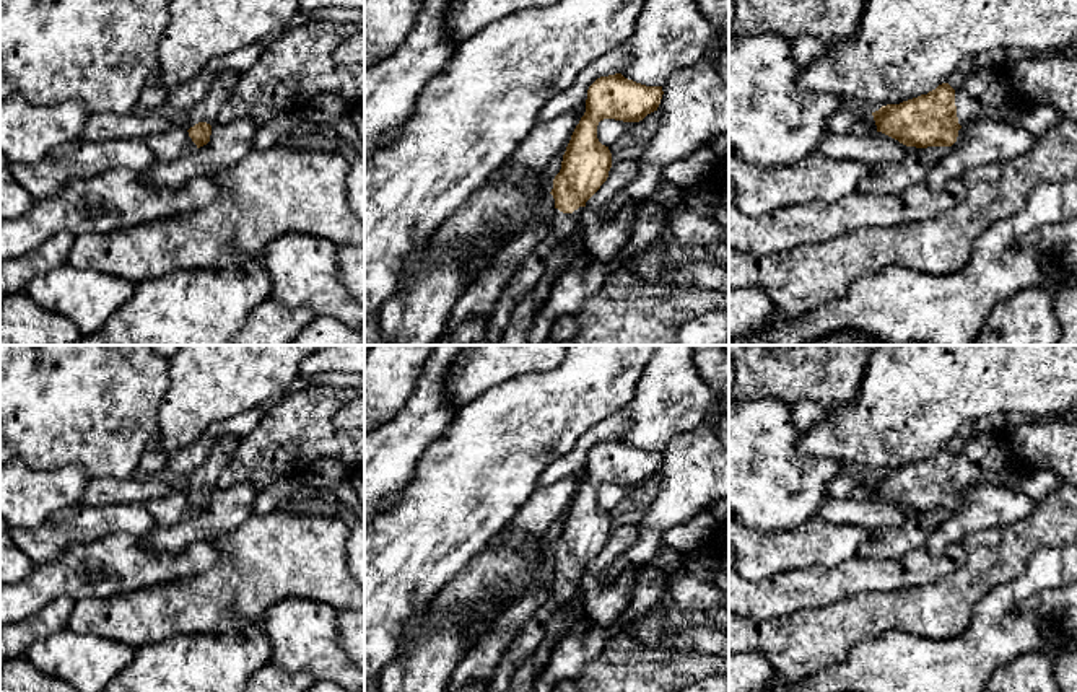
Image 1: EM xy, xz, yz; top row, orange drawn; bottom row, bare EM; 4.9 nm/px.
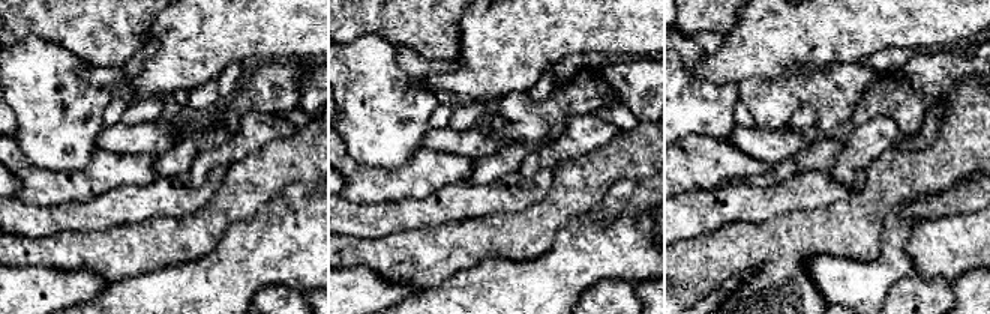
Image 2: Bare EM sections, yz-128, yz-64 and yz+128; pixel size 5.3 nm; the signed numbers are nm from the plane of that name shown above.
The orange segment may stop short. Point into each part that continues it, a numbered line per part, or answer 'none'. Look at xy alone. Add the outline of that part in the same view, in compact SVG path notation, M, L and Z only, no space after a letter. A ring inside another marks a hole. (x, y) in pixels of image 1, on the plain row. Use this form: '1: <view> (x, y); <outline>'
1: xy (207, 474); M231 435L220 436L215 441L205 461L189 475L189 493L198 487L207 487L211 492L218 488L220 475L229 464L238 441L239 438Z

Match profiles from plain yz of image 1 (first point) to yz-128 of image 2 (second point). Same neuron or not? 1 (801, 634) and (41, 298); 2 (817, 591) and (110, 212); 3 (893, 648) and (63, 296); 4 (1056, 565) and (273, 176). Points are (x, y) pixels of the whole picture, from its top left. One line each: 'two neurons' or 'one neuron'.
1: two neurons
2: one neuron
3: two neurons
4: two neurons

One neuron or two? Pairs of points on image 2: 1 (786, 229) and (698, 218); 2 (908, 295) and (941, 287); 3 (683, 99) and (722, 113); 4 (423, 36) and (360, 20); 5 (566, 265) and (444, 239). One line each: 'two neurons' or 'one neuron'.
1: two neurons
2: one neuron
3: one neuron
4: one neuron
5: two neurons

